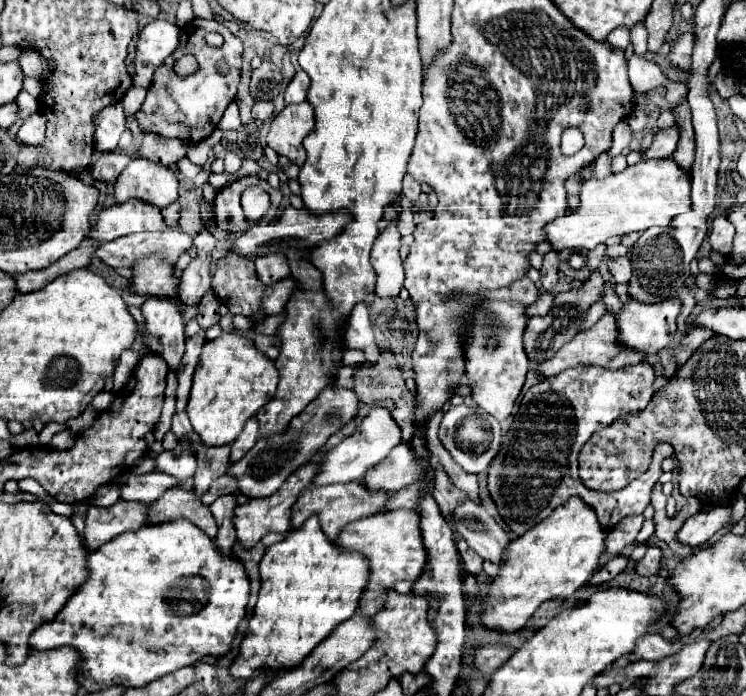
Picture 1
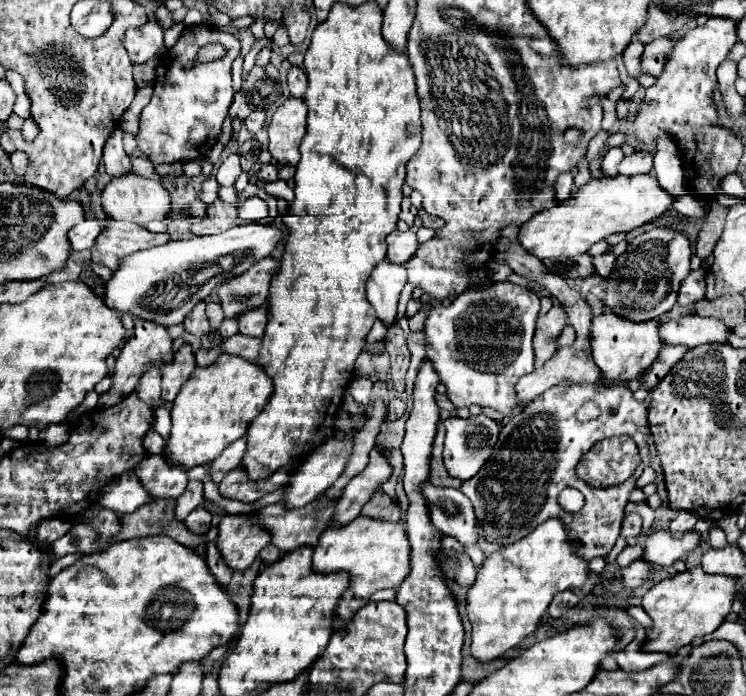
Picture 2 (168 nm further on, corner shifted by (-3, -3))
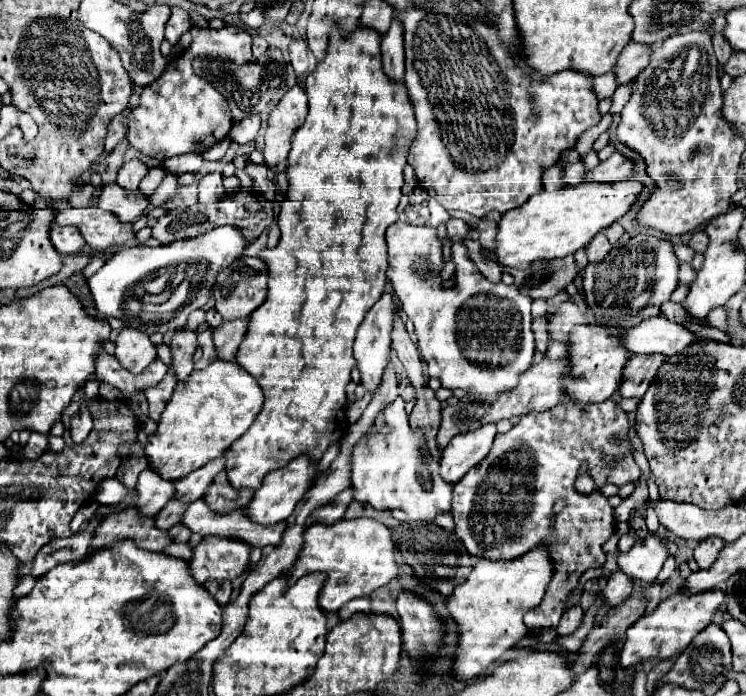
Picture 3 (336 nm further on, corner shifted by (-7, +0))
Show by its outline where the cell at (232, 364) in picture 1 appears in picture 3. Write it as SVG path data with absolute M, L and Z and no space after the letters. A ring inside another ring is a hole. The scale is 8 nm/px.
M215 360L203 370L195 370L187 380L177 382L171 400L167 402L155 432L145 446L149 468L165 478L179 480L201 468L209 460L223 456L225 450L251 426L251 420L263 408L263 392L255 378L243 372L235 362Z

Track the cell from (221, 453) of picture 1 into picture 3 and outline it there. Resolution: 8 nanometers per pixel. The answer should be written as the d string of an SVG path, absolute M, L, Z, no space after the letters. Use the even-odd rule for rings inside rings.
M171 500L157 516L155 516L155 526L159 530L169 530L179 522L179 516L183 516L183 508L187 504L179 502L179 500Z

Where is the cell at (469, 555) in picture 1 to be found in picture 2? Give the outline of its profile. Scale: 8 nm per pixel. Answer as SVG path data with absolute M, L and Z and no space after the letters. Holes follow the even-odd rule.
M443 537L443 557L439 555L439 563L447 579L457 581L459 585L471 585L477 575L477 567L465 553L465 547L451 537Z

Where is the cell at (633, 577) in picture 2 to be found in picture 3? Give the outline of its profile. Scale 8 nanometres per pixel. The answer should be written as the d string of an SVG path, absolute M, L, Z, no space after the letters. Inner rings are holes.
M613 572L607 580L607 586L601 590L603 604L609 608L615 608L631 594L631 590L633 590L633 582L623 578L621 572Z

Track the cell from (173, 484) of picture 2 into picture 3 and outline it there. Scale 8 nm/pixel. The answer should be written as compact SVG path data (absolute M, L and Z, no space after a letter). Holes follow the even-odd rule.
M151 468L141 472L135 490L139 492L135 508L145 518L147 516L155 516L173 498L173 492L175 492L173 490L173 482L163 480Z

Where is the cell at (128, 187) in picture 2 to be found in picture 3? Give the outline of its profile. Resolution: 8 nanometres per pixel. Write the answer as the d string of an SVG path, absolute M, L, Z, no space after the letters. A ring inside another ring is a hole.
M107 184L101 188L97 206L115 214L119 222L133 224L149 206L149 200L141 192L123 192L119 184Z

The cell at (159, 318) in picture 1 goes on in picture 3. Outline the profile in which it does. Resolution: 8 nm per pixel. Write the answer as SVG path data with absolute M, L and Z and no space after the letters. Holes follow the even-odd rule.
M123 328L115 340L115 358L129 372L141 374L157 358L157 350L145 332Z

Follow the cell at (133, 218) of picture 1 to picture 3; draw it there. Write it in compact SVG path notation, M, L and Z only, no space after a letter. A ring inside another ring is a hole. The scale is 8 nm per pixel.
M55 226L49 232L51 244L59 254L77 254L85 242L83 236L79 236L77 228L67 228L67 226Z

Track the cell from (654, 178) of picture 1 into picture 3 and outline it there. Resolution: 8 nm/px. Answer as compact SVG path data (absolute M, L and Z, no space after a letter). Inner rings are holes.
M581 182L577 186L563 186L553 192L539 192L523 206L505 212L497 224L495 258L503 266L529 268L537 260L555 260L575 254L599 230L619 220L641 192L641 182Z

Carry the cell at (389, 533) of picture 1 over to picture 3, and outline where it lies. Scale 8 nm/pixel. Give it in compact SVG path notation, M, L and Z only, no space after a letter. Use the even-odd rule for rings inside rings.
M371 518L339 520L335 524L313 522L305 532L303 548L287 576L287 584L291 586L309 572L325 572L327 576L319 592L319 608L325 612L337 612L349 600L369 596L373 590L389 584L397 576L391 530Z

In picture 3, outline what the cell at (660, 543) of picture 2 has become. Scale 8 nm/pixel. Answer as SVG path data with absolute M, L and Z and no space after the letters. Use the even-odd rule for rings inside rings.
M647 536L643 542L637 542L629 552L617 554L619 570L631 580L653 582L667 560L667 548L657 536Z

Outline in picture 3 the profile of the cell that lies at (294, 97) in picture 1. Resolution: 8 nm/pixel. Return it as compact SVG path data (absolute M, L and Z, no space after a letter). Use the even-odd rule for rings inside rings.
M293 40L289 44L291 54L291 66L297 74L303 74L307 70L307 42L305 40Z

